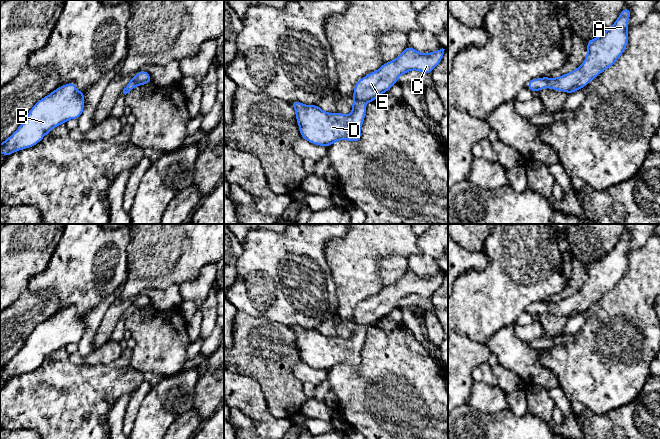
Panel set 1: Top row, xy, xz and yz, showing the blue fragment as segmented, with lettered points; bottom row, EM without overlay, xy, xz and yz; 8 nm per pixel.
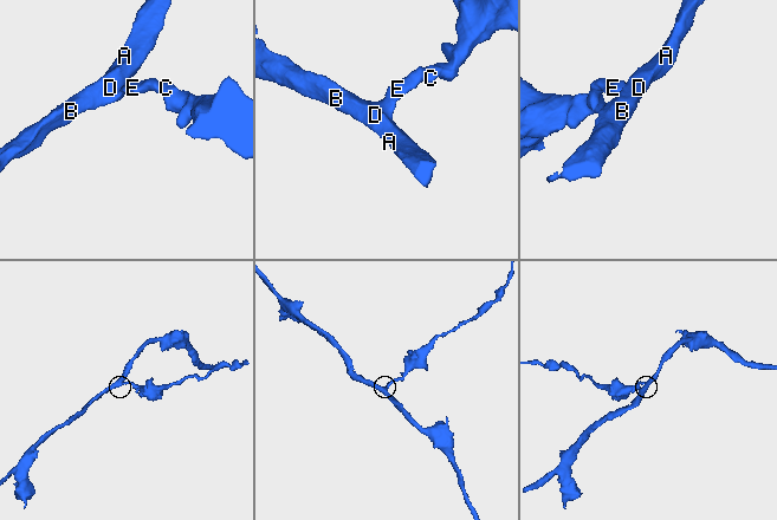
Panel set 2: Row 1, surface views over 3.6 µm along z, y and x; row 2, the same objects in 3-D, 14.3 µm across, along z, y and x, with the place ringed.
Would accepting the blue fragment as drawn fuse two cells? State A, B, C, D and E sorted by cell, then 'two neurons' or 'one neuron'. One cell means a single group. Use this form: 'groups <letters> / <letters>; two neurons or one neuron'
groups A B C D E; one neuron

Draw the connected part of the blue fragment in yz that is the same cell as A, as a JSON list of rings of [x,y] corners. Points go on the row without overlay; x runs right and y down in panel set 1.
[[[625,231],[609,253],[587,266],[587,280],[580,291],[553,303],[550,301],[532,303],[528,306],[527,312],[535,316],[548,311],[572,318],[587,310],[602,295],[614,289],[623,278],[628,267],[630,238],[631,234]]]

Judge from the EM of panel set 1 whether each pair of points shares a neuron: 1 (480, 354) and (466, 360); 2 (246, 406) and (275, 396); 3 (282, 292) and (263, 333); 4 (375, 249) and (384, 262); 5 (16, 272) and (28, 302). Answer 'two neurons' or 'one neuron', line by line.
1: one neuron
2: two neurons
3: two neurons
4: two neurons
5: two neurons

